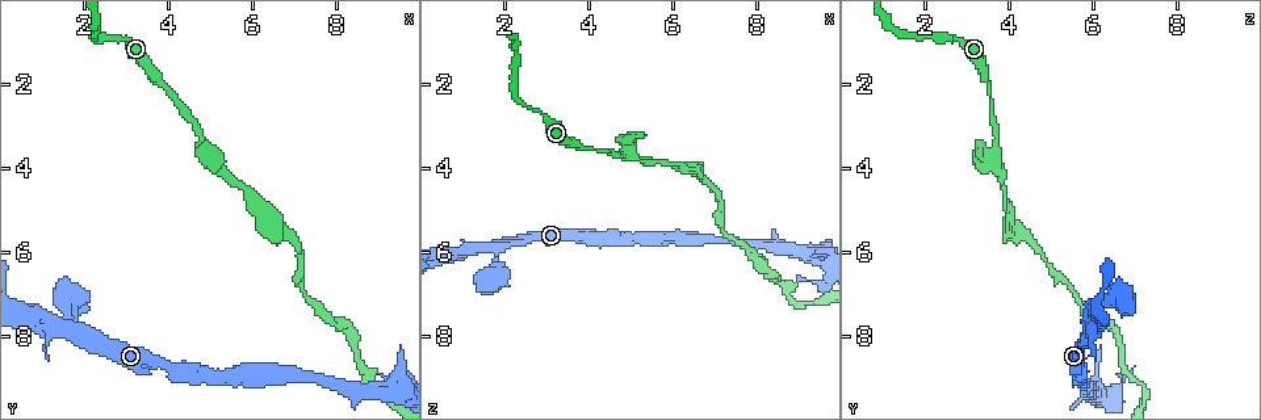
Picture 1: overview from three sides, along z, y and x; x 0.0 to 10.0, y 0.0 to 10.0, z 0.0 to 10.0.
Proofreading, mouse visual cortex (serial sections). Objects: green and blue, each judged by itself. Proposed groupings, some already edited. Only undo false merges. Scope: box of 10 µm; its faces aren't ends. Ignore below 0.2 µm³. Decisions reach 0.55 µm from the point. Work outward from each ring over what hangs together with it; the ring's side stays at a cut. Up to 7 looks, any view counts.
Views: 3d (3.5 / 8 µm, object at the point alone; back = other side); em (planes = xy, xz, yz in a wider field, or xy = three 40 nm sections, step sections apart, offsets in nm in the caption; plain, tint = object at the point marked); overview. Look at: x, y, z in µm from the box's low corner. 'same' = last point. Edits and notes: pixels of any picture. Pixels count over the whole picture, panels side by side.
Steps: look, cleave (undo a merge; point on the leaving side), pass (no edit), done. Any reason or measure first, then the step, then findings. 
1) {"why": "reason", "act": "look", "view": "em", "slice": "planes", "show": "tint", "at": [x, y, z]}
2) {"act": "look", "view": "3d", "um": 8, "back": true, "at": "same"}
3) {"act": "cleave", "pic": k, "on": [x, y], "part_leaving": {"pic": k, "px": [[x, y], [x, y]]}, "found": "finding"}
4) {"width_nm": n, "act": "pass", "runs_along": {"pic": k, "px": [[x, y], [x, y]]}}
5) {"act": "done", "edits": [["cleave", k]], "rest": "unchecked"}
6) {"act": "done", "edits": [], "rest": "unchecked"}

{"why": "a narrow waist", "act": "look", "view": "3d", "um": 3.5, "at": [4.15, 2.40, 3.60]}

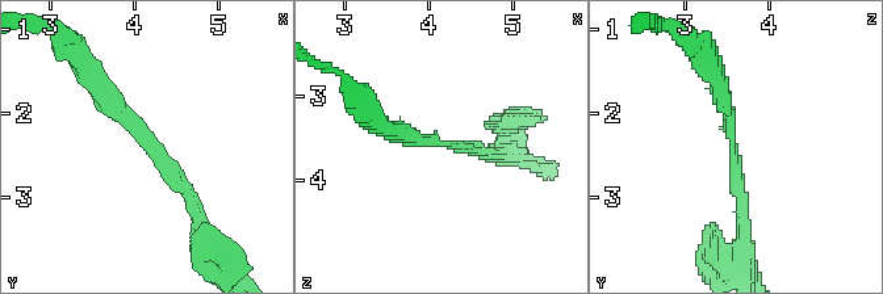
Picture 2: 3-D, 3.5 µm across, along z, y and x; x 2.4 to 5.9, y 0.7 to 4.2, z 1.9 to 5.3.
{"arm_widths_nm": [150, 250], "why": "now the EM", "act": "look", "view": "em", "slice": "xy", "step": 5, "show": "tint", "at": [4.20, 2.35, 3.55]}

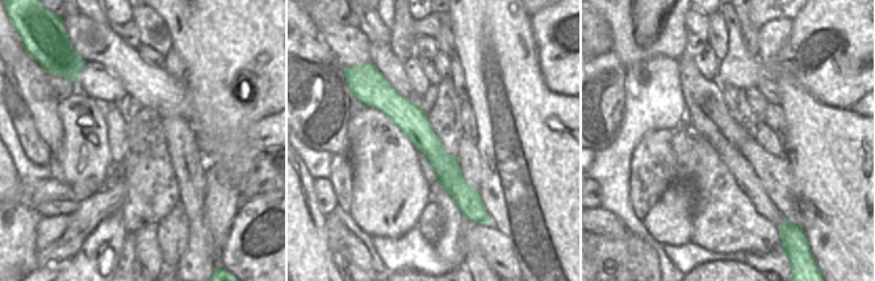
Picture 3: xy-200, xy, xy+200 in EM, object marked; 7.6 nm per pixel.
{"act": "pass", "runs_along": {"pic": 3, "px": [[379, 103], [389, 103], [476, 197]]}, "found": "continuous, no second cell"}

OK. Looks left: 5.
{"act": "look", "view": "3d", "um": 3.5, "at": [5.40, 4.15, 3.80]}

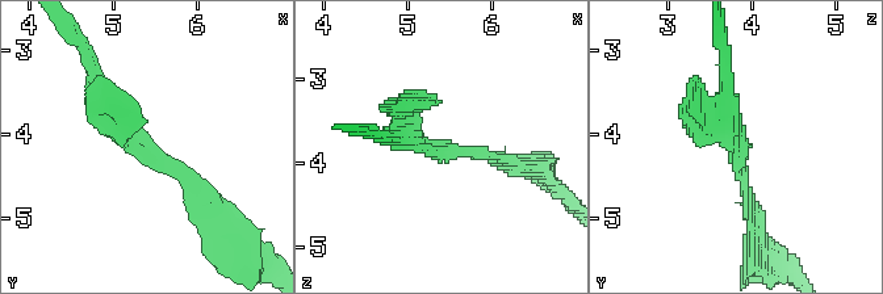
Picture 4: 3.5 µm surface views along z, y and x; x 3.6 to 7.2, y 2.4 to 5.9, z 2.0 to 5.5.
{"arm_widths_nm": [150, 300], "act": "pass", "runs_along": {"pic": 4, "px": [[99, 91], [130, 143], [220, 215]]}, "found": "one cell here"}

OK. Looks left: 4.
{"why": "thin neck", "act": "look", "view": "3d", "um": 3.5, "at": [1.95, 8.00, 5.85]}

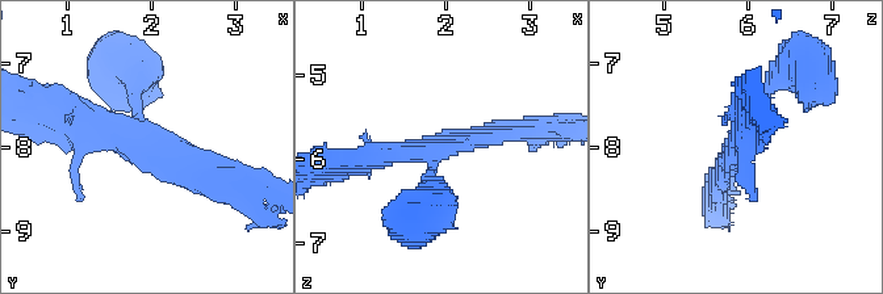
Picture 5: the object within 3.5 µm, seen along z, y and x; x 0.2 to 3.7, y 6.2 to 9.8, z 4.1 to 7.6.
{"act": "look", "view": "em", "slice": "xy", "step": 3, "show": "tint", "at": [1.90, 8.05, 5.85]}

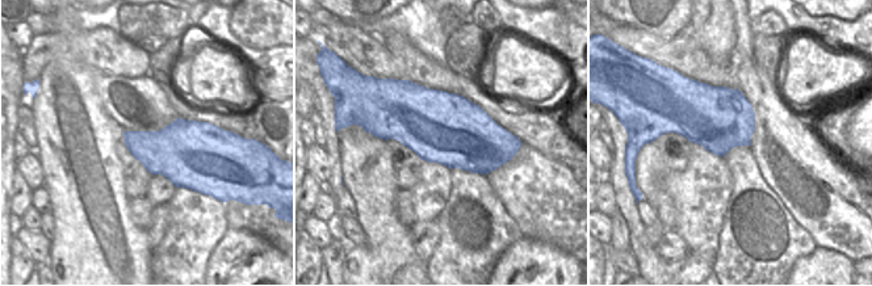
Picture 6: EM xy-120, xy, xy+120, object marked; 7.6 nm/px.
{"act": "pass", "runs_along": {"pic": 5, "px": [[218, 179], [183, 173], [66, 109]]}, "found": "all the same cell"}

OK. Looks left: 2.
{"act": "done", "edits": [], "rest": "unchecked"}

